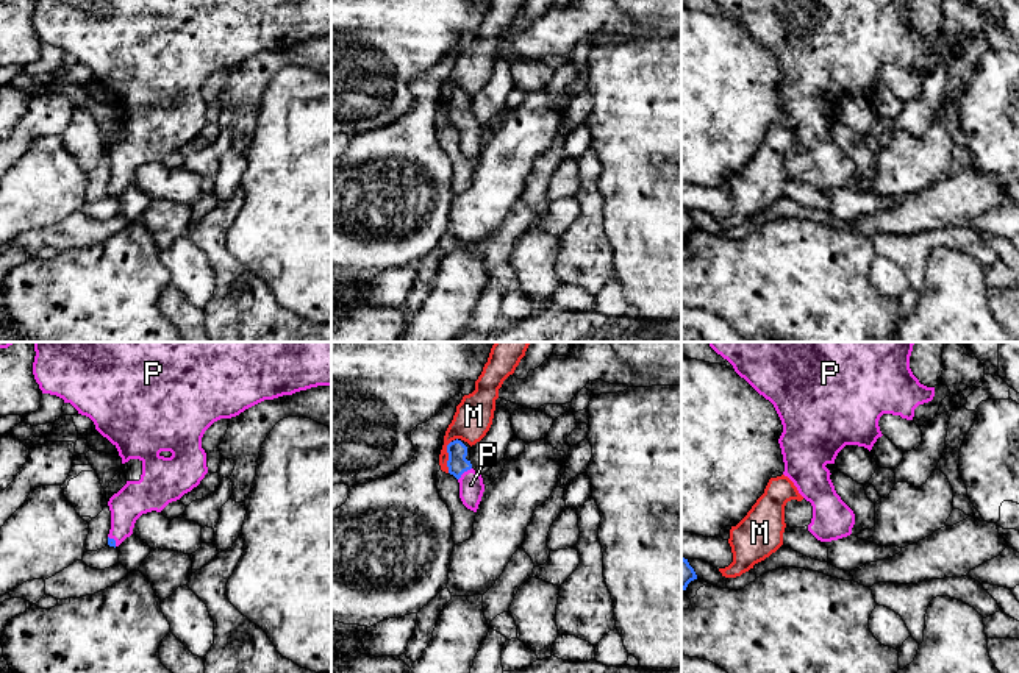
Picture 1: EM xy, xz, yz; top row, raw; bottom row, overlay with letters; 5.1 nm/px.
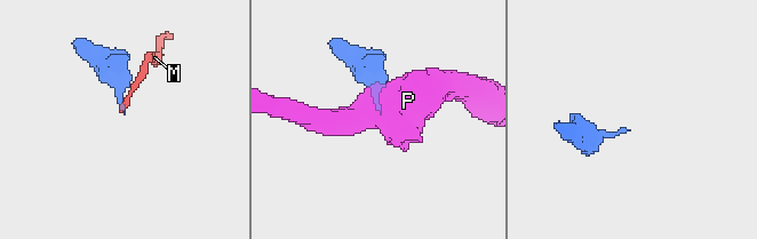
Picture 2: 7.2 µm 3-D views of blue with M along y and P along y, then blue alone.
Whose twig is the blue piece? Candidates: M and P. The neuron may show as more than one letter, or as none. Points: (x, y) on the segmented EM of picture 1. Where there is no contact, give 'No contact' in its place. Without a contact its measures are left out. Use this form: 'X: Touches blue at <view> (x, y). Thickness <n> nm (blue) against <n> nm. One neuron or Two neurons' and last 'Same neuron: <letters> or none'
M: Touches blue at xz (449, 456). Thickness 100 nm (blue) against 190 nm. Two neurons
P: Touches blue at xz (463, 472). Thickness 100 nm (blue) against 130 nm. One neuron
Same neuron: P

